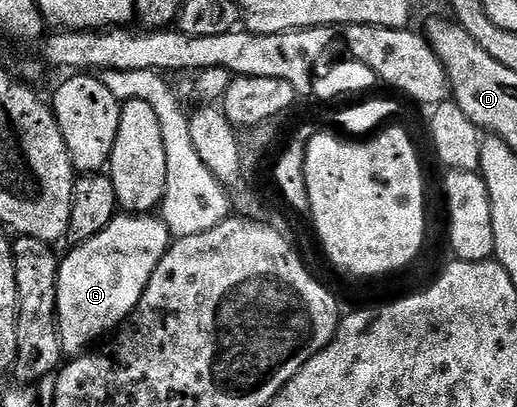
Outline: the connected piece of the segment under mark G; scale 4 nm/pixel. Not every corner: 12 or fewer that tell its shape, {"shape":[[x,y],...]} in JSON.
{"shape":[[117,215],[63,254],[65,358],[123,326],[169,244],[159,216]]}

